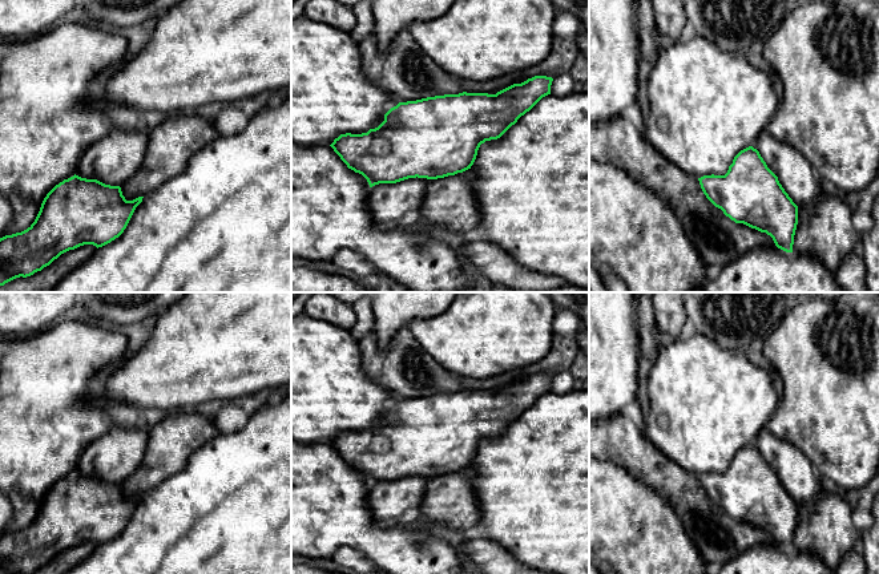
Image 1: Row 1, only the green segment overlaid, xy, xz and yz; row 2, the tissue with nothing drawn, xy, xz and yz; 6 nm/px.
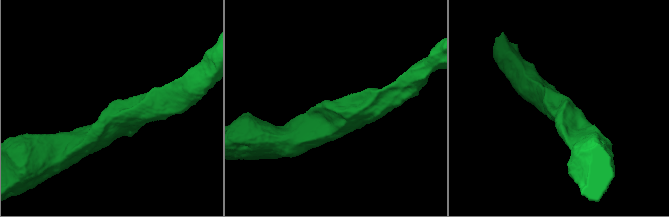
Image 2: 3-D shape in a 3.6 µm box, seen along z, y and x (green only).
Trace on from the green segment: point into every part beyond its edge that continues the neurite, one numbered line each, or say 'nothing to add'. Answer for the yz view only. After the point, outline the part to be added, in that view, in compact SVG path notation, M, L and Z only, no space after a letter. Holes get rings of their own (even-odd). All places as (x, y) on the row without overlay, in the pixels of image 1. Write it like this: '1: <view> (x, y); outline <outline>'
1: yz (797, 475); outline M767 427L757 437L757 448L797 504L814 500L823 490L820 477L803 453L787 441L775 437Z

